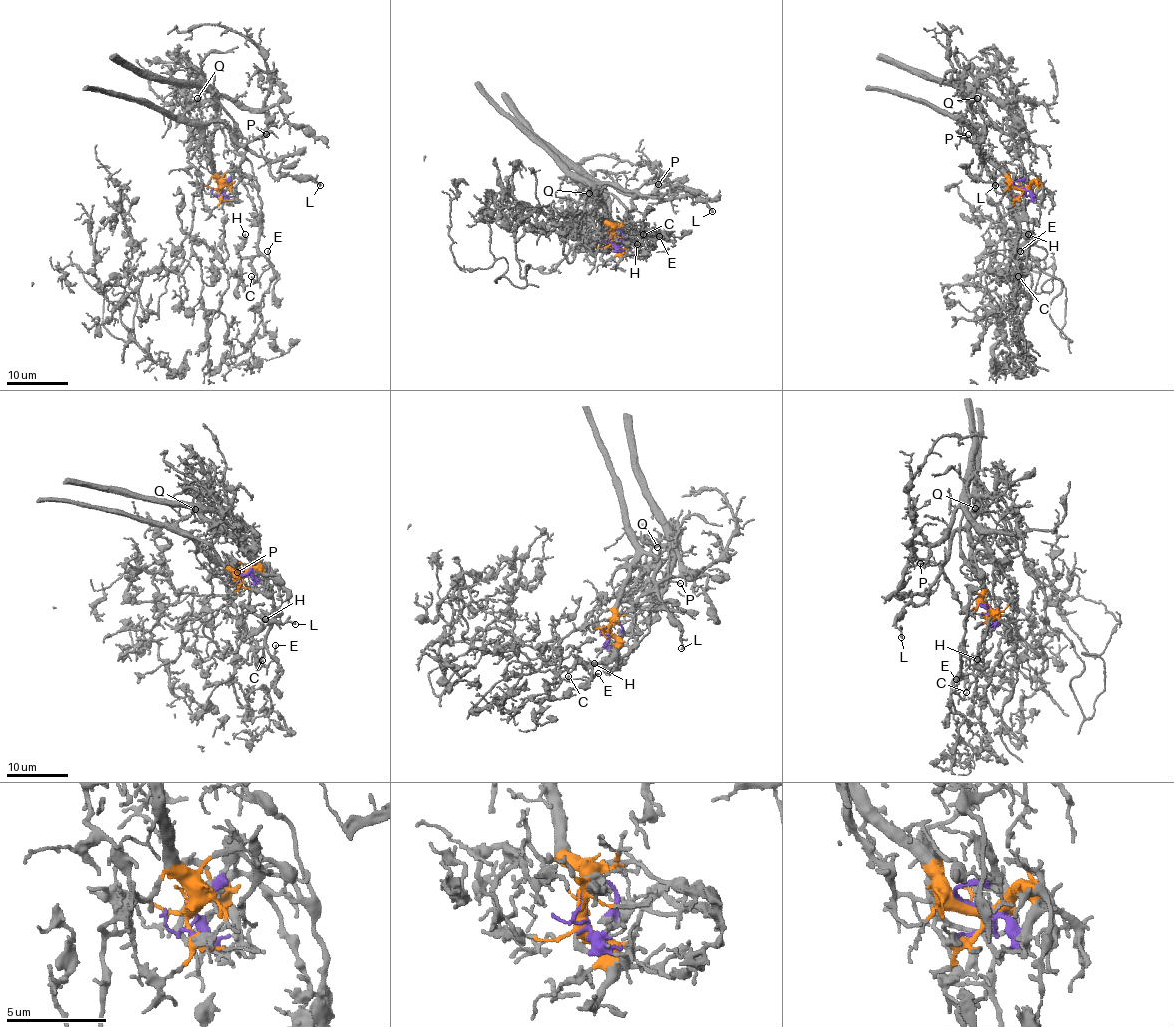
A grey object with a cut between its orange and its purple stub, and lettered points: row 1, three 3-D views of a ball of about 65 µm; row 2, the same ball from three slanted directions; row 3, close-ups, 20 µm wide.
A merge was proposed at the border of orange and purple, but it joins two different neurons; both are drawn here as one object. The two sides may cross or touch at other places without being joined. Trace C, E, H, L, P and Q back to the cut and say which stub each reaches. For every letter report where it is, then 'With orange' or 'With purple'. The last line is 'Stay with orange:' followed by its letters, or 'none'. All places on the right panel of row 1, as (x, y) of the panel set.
C: Place: (1018, 276). With purple
E: Place: (1020, 251). With purple
H: Place: (1028, 234). With purple
L: Place: (995, 185). With orange
P: Place: (968, 134). With orange
Q: Place: (977, 98). With orange
Stay with orange: L, P, Q

